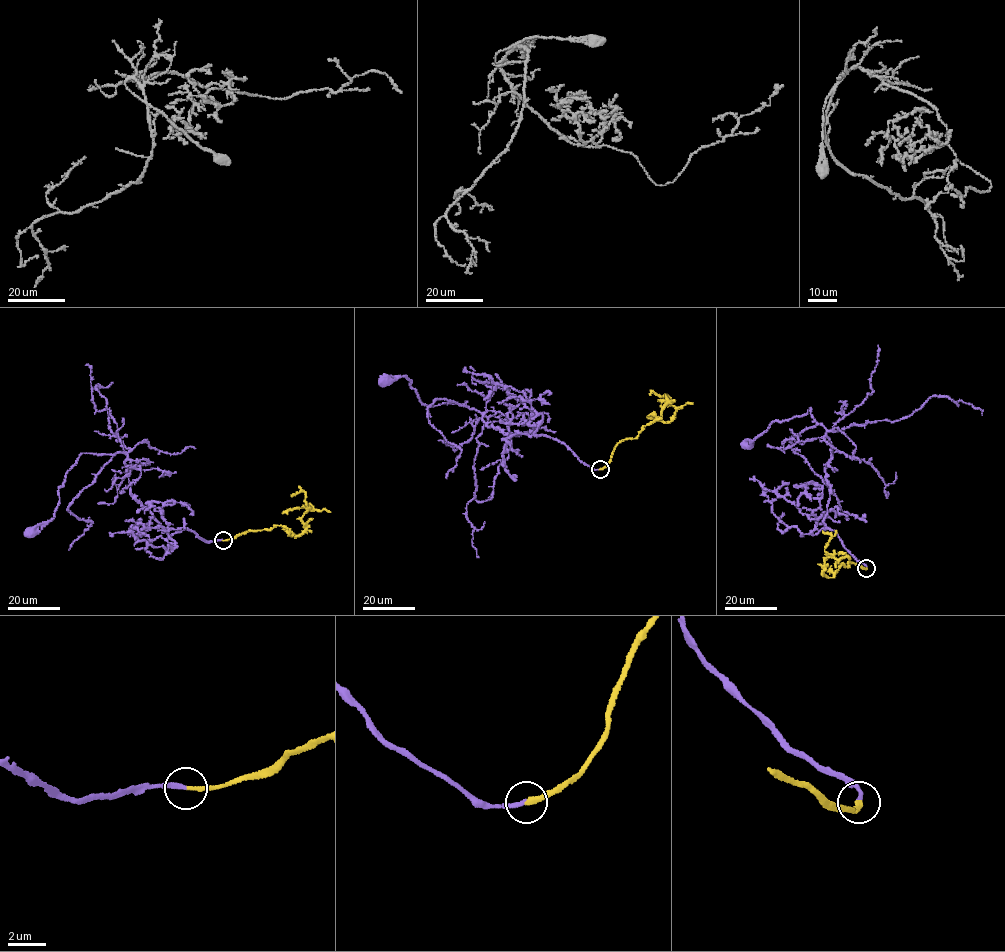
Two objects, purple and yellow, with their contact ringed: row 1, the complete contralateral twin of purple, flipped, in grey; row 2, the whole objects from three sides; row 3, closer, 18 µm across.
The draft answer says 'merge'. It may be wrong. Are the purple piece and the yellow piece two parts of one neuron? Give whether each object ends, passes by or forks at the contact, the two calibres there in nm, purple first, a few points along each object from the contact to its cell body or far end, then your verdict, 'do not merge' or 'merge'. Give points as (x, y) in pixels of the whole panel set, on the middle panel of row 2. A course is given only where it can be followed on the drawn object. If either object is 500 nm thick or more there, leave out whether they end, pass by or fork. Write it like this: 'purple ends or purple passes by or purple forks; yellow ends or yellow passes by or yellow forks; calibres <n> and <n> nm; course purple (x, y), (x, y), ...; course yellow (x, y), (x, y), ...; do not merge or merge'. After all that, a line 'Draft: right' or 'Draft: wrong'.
purple ends; yellow ends; calibres 220 and 240 nm; course purple (600, 469), (593, 470), (556, 439), (488, 426), (483, 413), (462, 404), (421, 402), (405, 376), (384, 378); course yellow (600, 469), (618, 443), (635, 438), (661, 417), (670, 402), (664, 400), (676, 408), (670, 422), (647, 417); merge
Draft: right

